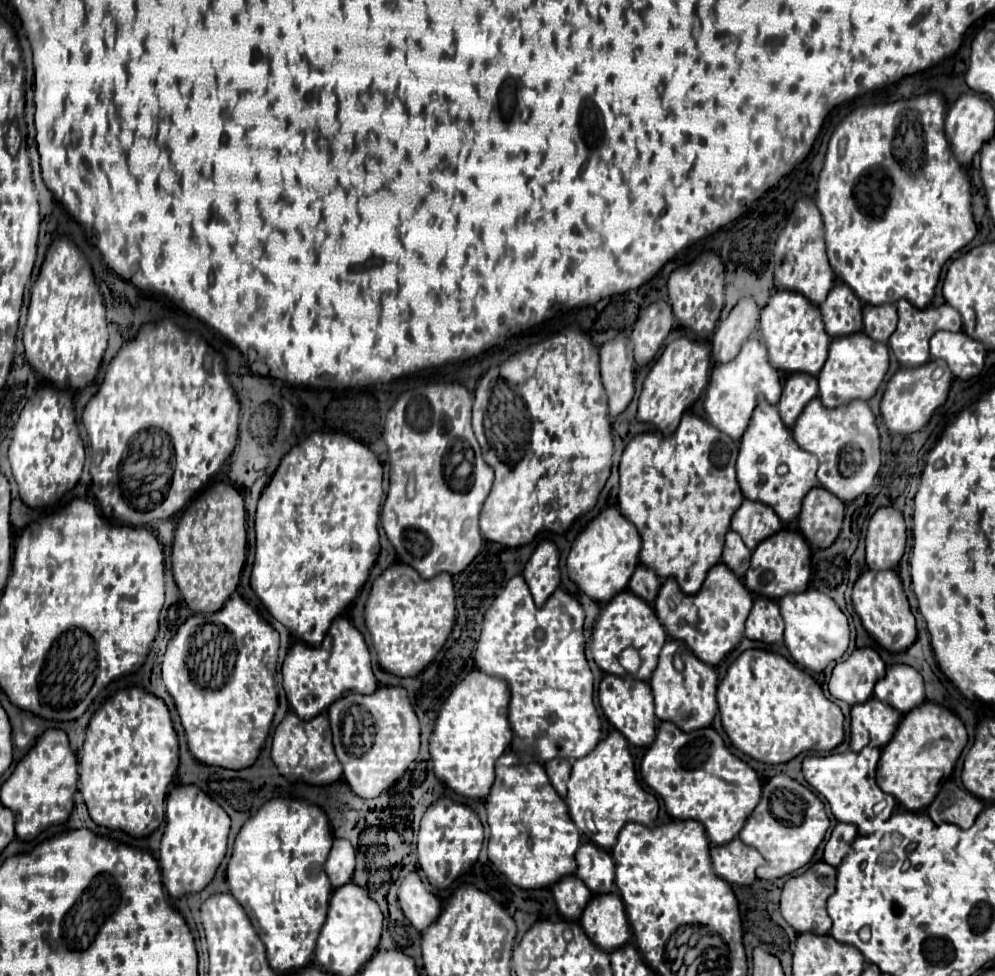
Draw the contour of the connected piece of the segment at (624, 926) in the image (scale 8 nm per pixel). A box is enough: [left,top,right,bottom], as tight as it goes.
[579,894,631,952]

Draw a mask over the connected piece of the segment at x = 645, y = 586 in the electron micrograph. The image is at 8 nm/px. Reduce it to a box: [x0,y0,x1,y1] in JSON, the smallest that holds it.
[629,566,661,602]

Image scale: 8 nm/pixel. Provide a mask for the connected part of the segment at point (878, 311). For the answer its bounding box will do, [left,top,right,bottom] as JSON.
[863,304,897,344]

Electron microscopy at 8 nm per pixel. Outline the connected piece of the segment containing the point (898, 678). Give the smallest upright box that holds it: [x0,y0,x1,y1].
[875,664,925,714]

